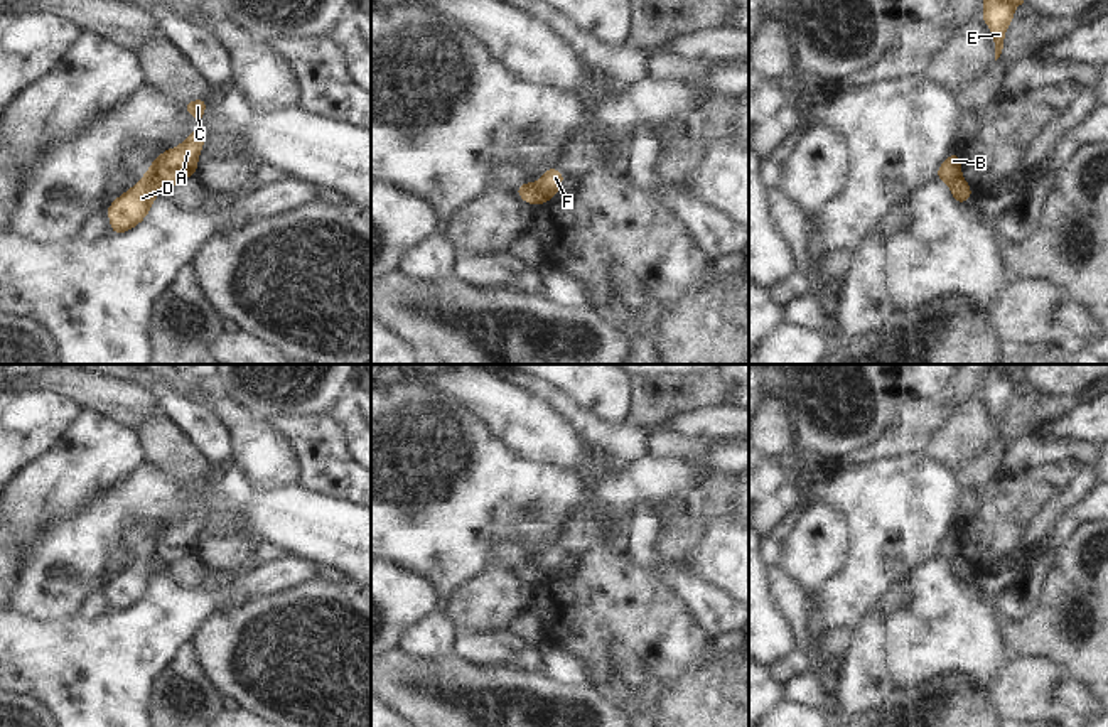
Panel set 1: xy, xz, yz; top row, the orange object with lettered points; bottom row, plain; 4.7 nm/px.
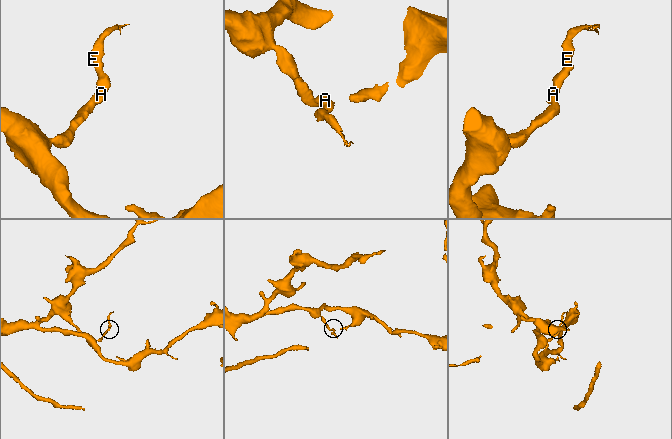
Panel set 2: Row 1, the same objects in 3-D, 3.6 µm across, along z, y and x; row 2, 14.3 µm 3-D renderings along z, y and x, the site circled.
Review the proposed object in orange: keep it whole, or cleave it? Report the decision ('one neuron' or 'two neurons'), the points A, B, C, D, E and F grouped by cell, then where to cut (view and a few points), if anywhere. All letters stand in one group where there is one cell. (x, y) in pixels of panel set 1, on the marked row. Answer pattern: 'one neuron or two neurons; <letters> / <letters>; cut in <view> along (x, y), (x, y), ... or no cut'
two neurons; A B C E F / D; cut in xy along (147, 171), (164, 186)

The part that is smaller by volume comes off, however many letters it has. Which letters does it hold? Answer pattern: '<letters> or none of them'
A, B, C, E, F

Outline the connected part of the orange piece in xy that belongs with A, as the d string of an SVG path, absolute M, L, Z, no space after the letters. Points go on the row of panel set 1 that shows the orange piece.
M206 98L186 101L184 113L196 116L196 130L180 145L162 152L150 164L148 172L157 177L164 187L170 189L187 177L196 175L199 169L197 159L207 137L202 120L207 106Z

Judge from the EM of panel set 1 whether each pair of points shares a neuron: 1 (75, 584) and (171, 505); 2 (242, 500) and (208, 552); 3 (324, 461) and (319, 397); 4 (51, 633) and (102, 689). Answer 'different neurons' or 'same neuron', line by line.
1: same neuron
2: different neurons
3: different neurons
4: same neuron

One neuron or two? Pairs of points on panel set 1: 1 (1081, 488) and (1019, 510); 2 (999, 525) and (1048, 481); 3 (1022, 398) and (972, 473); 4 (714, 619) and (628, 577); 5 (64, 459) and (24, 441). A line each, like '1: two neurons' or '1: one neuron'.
1: two neurons
2: one neuron
3: one neuron
4: two neurons
5: two neurons

